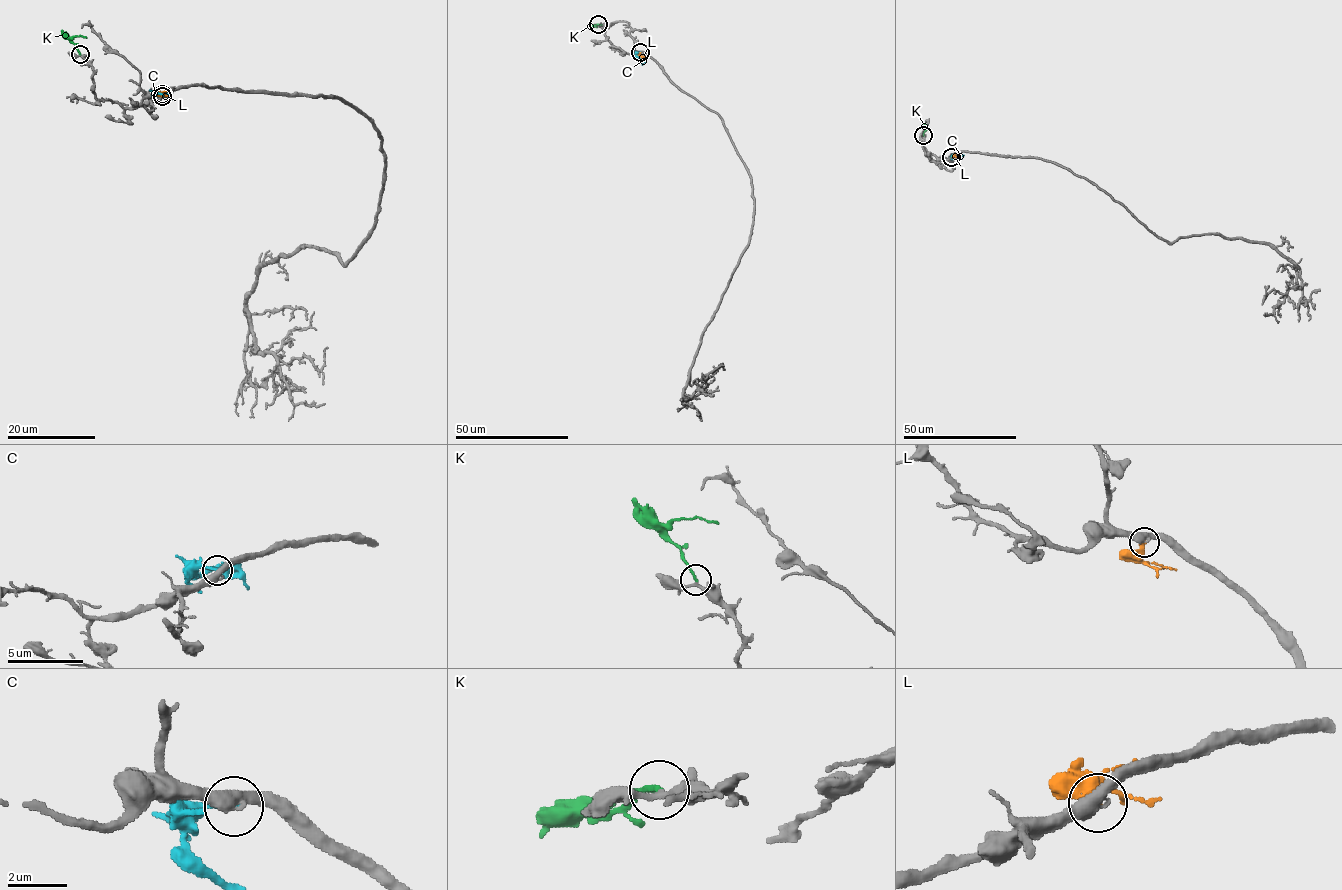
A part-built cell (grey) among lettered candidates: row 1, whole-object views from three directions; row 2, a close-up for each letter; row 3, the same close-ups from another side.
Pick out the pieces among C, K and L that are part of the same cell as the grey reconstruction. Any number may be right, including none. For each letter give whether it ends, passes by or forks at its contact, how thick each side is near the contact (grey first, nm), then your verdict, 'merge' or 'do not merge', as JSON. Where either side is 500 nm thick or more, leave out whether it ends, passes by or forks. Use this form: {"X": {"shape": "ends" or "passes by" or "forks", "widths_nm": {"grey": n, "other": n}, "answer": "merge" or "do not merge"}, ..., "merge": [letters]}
{"C": {"shape": "ends", "widths_nm": {"grey": 440, "other": 190}, "answer": "do not merge"}, "K": {"shape": "ends", "widths_nm": {"grey": 200, "other": 150}, "answer": "merge"}, "L": {"shape": "ends", "widths_nm": {"grey": 440, "other": 320}, "answer": "do not merge"}, "merge": ["K"]}

